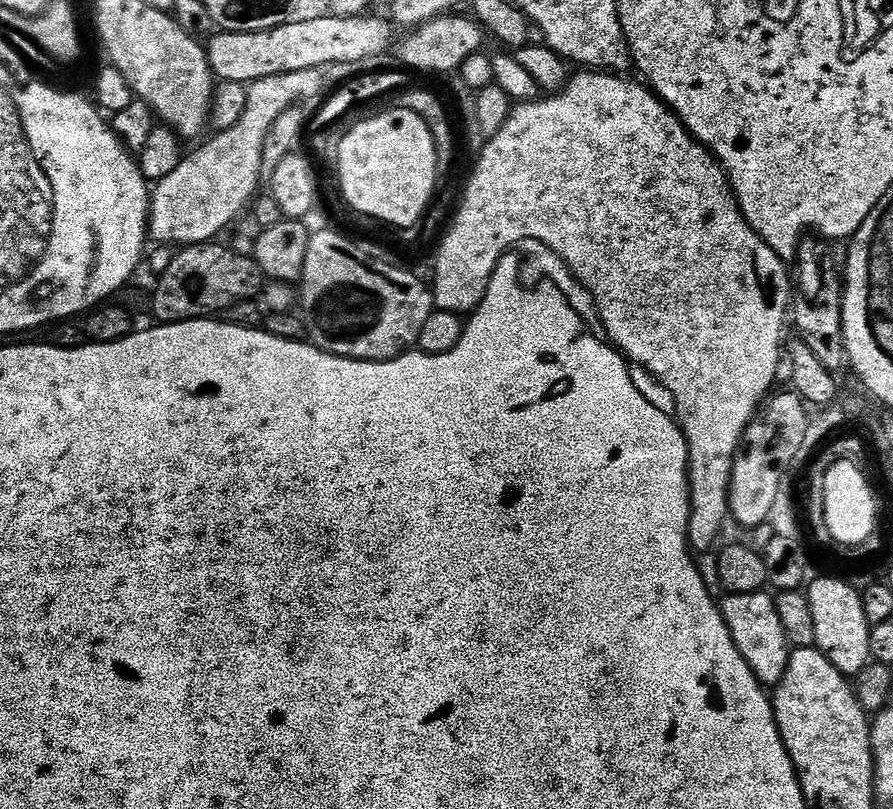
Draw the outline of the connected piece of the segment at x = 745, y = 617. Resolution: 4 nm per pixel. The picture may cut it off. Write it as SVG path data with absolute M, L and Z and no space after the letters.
M761 590L725 595L725 600L720 604L720 612L730 630L730 638L734 638L734 646L738 646L738 654L746 658L746 666L750 666L756 681L762 686L775 686L782 682L782 674L786 674L792 648L786 638L786 630L782 630L775 599L766 593Z

